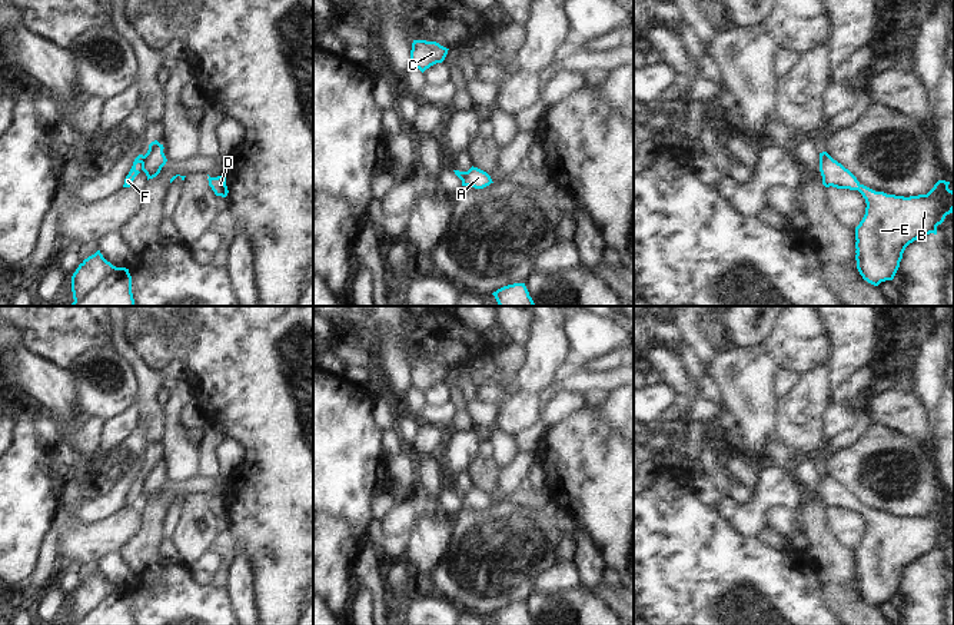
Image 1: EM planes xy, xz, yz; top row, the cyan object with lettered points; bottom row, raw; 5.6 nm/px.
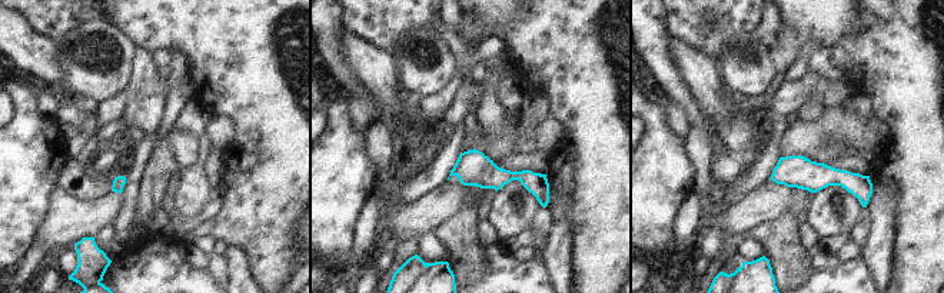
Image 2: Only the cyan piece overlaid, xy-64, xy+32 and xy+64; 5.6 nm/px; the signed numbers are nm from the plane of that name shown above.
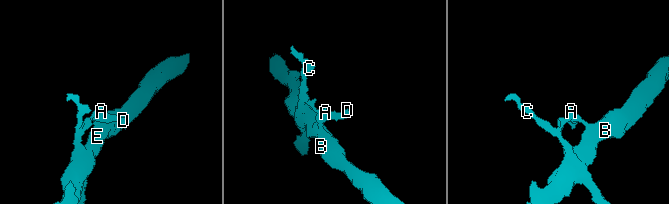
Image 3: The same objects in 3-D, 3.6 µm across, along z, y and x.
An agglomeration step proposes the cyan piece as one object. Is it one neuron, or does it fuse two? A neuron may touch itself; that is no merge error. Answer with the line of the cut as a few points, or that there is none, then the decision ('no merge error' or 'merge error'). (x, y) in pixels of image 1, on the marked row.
cut in xy along (115, 266), (75, 302); merge error

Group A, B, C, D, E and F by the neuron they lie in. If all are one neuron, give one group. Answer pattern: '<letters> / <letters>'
A B D E / C F

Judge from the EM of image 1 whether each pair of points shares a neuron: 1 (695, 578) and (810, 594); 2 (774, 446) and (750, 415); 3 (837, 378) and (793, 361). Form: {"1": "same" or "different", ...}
{"1": "same", "2": "different", "3": "different"}

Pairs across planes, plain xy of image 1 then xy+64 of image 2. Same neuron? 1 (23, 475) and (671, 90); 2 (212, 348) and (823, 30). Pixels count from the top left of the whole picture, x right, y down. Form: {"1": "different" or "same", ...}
{"1": "different", "2": "different"}

